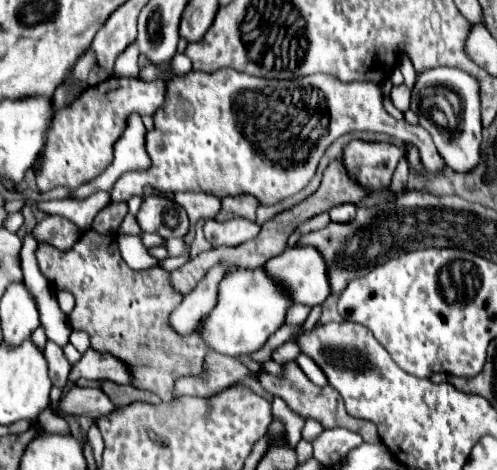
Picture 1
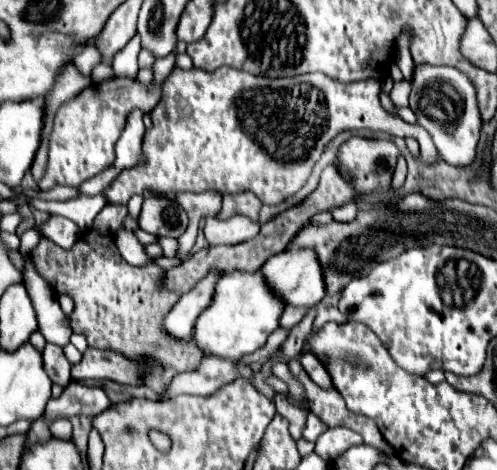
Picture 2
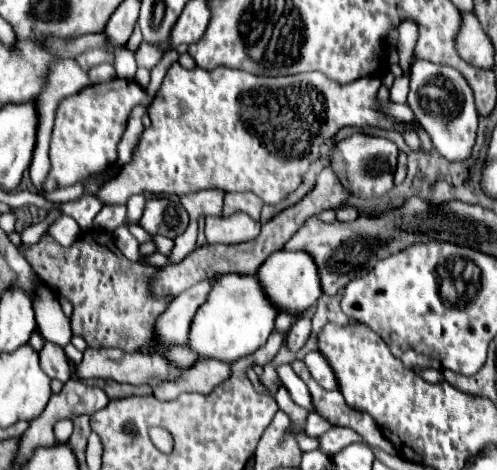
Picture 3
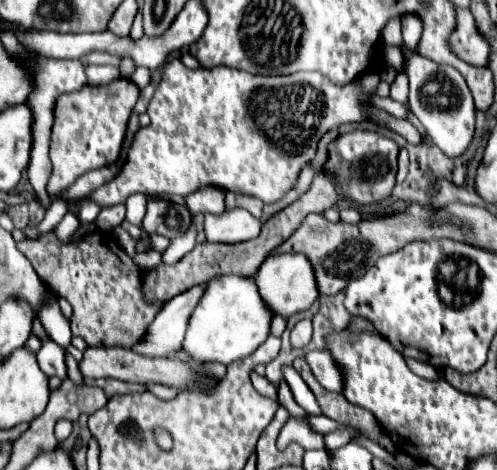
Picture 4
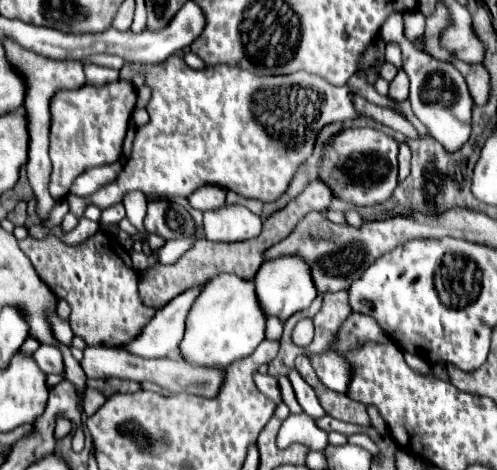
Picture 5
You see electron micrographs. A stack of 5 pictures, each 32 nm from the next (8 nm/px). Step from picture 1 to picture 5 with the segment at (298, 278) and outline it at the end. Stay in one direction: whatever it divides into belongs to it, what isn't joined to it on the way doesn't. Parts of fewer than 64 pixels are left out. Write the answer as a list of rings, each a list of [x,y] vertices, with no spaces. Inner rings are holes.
[[[280,256],[274,260],[266,260],[260,266],[258,274],[254,276],[254,284],[256,284],[256,294],[264,312],[268,312],[268,316],[278,316],[284,322],[294,312],[310,308],[312,300],[318,296],[310,268],[302,256]]]

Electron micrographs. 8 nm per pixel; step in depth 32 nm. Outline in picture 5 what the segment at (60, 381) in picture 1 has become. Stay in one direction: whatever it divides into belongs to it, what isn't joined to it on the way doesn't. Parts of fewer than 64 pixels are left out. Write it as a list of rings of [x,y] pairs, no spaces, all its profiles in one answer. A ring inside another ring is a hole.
[[[42,344],[36,352],[34,352],[34,360],[38,362],[38,366],[46,372],[46,374],[60,374],[64,370],[64,362],[62,362],[62,352],[56,346],[46,346]]]

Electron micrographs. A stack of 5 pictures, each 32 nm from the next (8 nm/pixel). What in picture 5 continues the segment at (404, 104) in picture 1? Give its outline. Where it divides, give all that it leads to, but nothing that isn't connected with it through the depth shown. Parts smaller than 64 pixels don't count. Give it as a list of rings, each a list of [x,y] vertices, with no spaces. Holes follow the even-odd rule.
[[[398,70],[396,78],[390,82],[390,94],[392,100],[404,102],[408,98],[408,76],[404,76],[404,70]]]

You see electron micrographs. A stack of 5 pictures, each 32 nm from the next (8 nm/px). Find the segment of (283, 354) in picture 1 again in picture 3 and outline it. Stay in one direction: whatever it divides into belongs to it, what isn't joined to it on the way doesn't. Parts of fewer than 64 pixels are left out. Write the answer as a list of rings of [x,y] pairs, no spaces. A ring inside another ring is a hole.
[[[308,316],[300,318],[288,332],[287,346],[290,351],[300,350],[310,338],[312,333],[312,320]]]

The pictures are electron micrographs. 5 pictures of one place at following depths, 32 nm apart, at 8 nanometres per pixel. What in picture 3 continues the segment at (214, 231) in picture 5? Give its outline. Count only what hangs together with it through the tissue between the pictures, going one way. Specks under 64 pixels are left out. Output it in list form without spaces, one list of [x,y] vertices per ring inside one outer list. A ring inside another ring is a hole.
[[[236,212],[228,218],[208,216],[206,218],[206,240],[208,244],[240,244],[256,238],[260,232],[260,222]],[[222,240],[222,242],[216,242]]]

